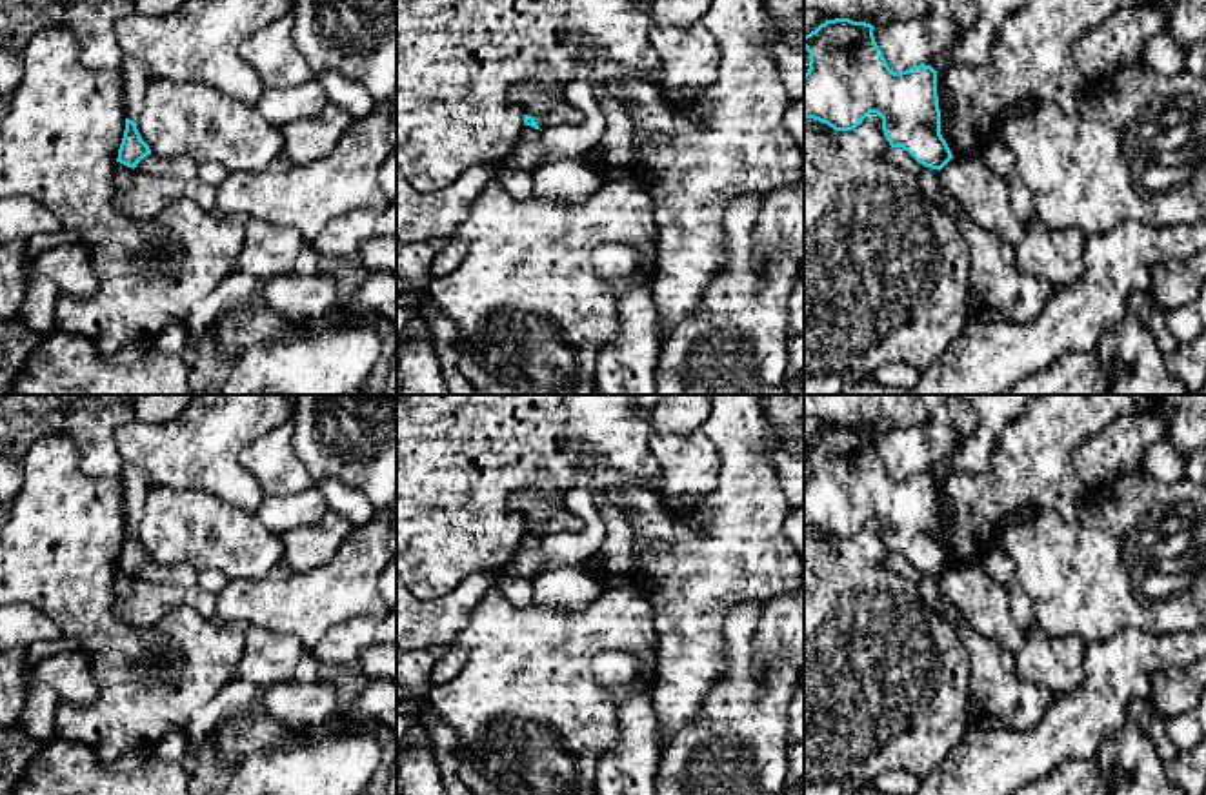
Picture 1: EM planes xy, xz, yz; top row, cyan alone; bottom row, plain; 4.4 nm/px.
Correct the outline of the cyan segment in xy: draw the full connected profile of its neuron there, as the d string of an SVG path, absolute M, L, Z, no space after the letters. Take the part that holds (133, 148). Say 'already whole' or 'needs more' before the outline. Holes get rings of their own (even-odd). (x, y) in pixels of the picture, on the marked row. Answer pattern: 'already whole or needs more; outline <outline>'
already whole; outline M126 118L126 131L124 131L124 138L122 138L122 144L118 149L116 162L135 169L136 164L147 155L151 155L151 149L142 140L142 136L136 129L136 122Z

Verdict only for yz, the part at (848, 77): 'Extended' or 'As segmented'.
As segmented

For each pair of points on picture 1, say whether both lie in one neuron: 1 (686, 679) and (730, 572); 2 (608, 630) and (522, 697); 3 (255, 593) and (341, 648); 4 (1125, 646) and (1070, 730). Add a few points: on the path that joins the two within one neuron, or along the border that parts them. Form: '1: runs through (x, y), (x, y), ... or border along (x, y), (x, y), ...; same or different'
1: runs through (690, 652), (690, 612), (703, 599); same
2: runs through (586, 635), (542, 675); same
3: border along (361, 617), (335, 624), (310, 650); different
4: runs through (1119, 668), (1105, 681), (1105, 695), (1092, 708); same

